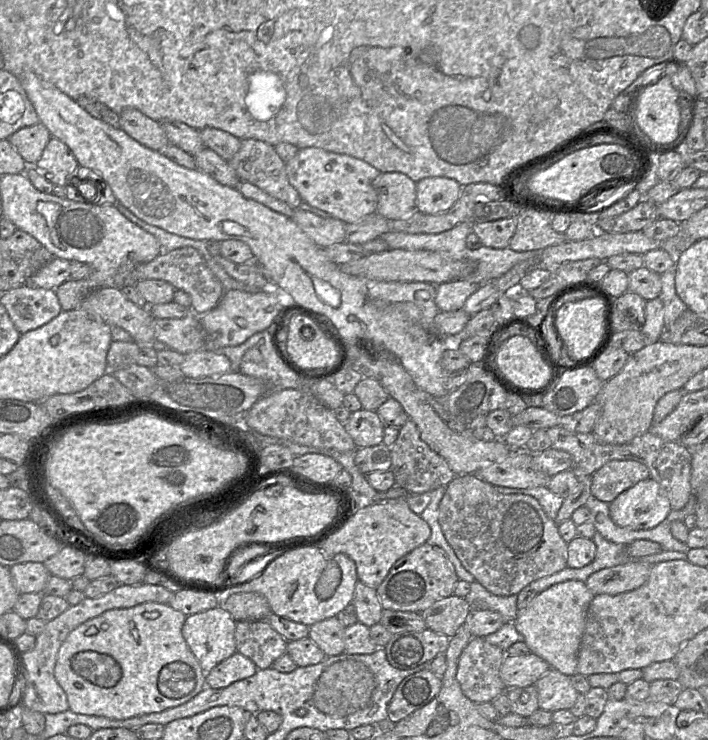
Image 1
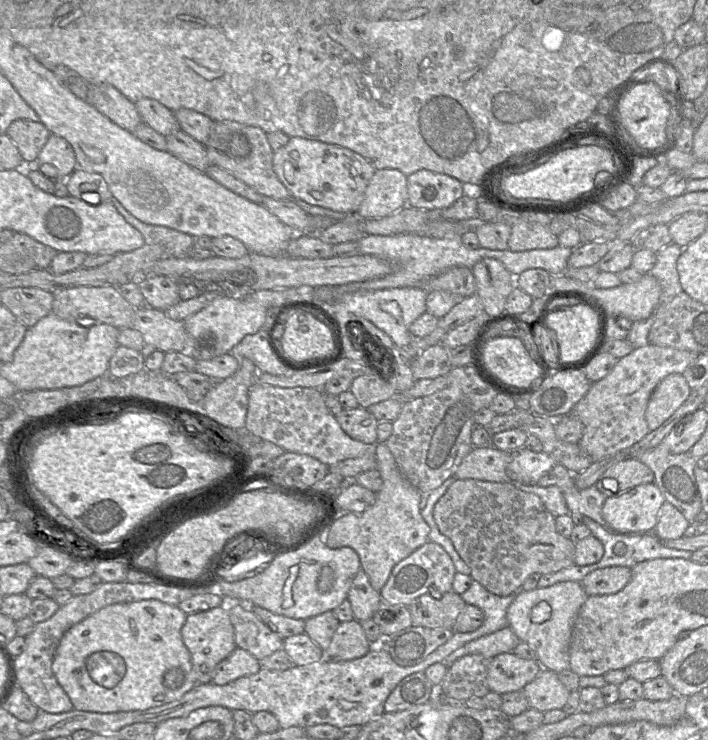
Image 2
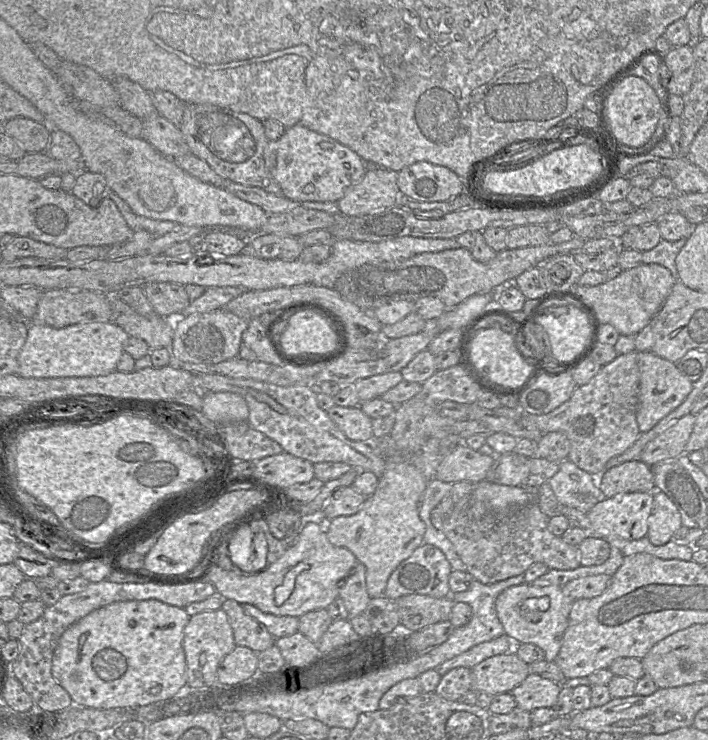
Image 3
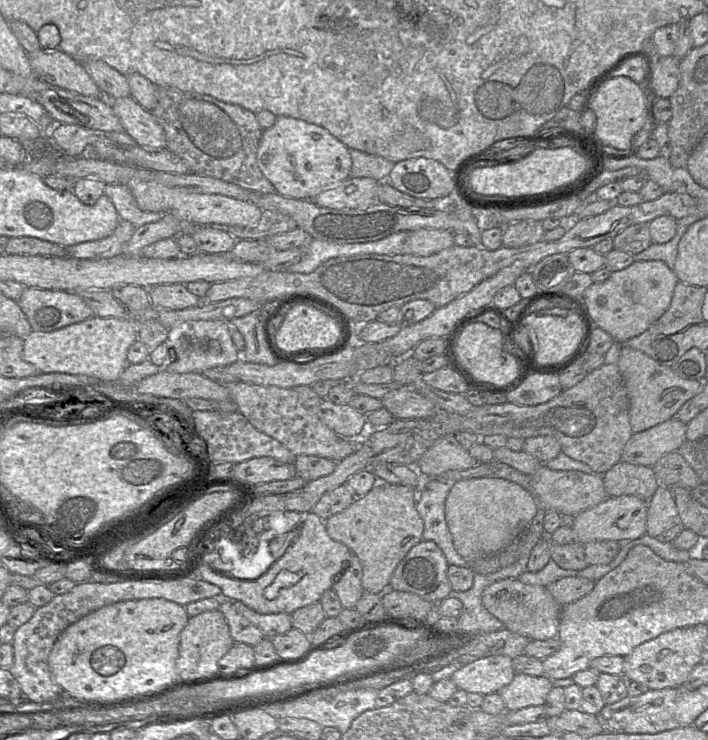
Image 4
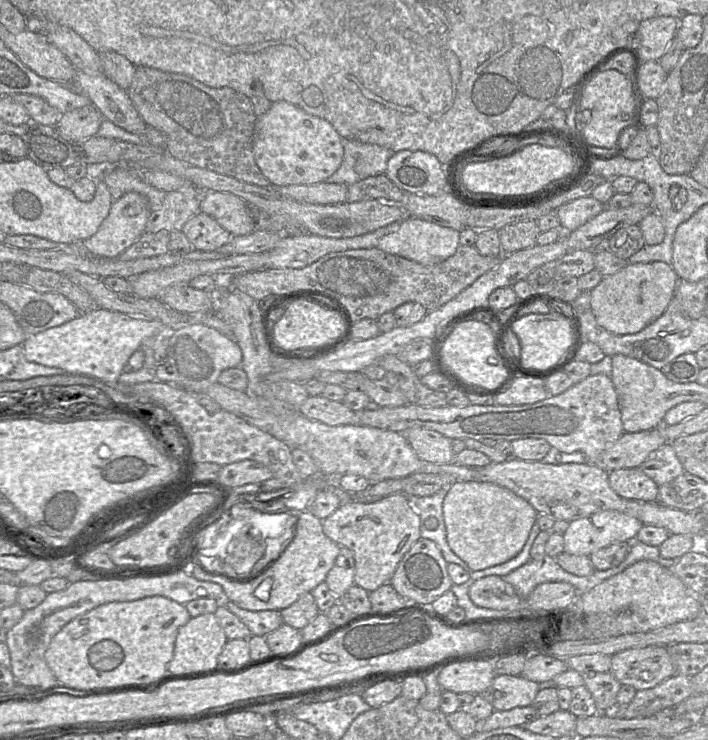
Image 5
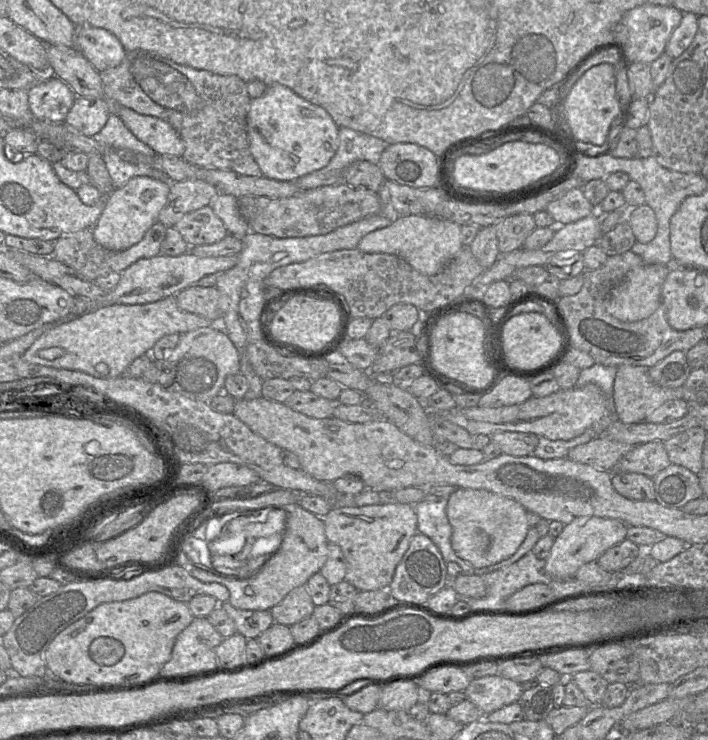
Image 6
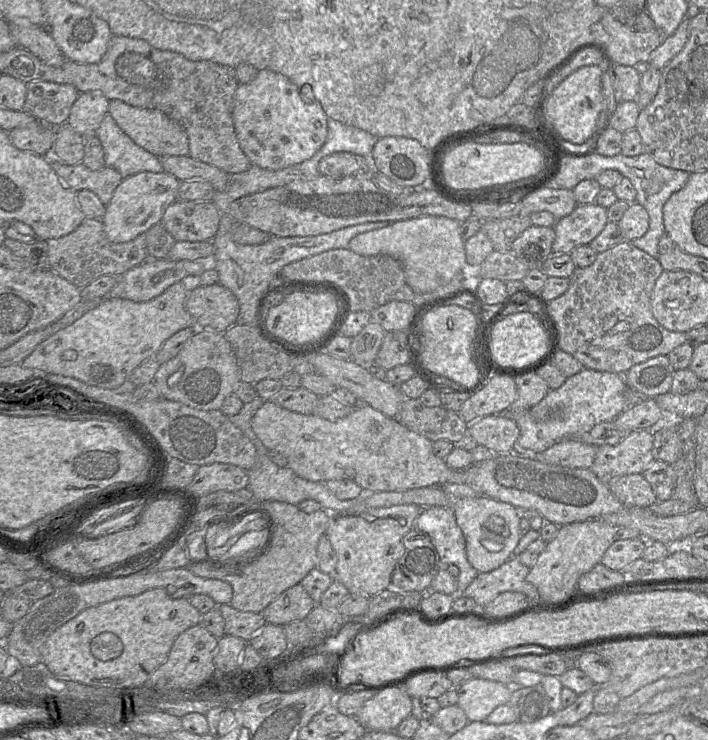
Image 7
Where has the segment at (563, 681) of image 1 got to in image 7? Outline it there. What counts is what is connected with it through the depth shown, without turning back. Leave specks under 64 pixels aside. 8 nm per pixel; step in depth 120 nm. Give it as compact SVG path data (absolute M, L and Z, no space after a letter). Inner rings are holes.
M472 678L460 687L452 689L457 689L457 705L464 711L469 722L486 721L487 716L498 706L509 703L512 694L508 685L482 678Z

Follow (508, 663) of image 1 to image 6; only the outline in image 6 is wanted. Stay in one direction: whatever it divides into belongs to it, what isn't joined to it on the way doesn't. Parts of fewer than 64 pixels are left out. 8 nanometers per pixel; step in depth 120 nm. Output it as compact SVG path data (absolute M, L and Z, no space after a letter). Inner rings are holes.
M443 667L423 676L415 684L430 692L448 695L456 691L464 692L472 680L467 668Z

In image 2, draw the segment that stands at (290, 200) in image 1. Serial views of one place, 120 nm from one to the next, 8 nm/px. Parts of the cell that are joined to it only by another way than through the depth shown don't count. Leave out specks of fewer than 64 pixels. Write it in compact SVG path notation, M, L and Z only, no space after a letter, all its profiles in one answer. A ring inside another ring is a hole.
M218 121L214 123L206 144L210 165L217 165L255 189L263 196L287 200L292 199L289 190L279 180L273 169L273 153L271 145L261 128L241 124L235 121Z

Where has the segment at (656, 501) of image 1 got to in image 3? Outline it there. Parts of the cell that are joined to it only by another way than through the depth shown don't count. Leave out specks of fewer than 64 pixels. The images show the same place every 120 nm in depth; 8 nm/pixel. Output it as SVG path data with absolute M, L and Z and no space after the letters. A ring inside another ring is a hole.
M626 492L605 498L587 513L590 534L638 540L648 533L653 492Z

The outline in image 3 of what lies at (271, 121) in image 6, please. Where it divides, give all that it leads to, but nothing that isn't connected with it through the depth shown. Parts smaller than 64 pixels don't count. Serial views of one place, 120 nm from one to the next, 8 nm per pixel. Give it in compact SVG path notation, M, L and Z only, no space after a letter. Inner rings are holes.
M301 125L285 130L284 134L274 141L268 141L264 150L266 167L281 187L282 195L293 203L305 201L337 202L345 190L360 182L367 172L367 163L349 147L325 134L316 132Z

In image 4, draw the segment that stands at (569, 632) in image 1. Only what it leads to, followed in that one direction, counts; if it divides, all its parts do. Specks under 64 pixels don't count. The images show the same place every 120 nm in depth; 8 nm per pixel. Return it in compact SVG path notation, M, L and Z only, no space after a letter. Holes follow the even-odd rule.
M503 579L485 588L482 603L510 632L529 640L547 640L558 636L562 606L546 587L526 585L518 579Z

